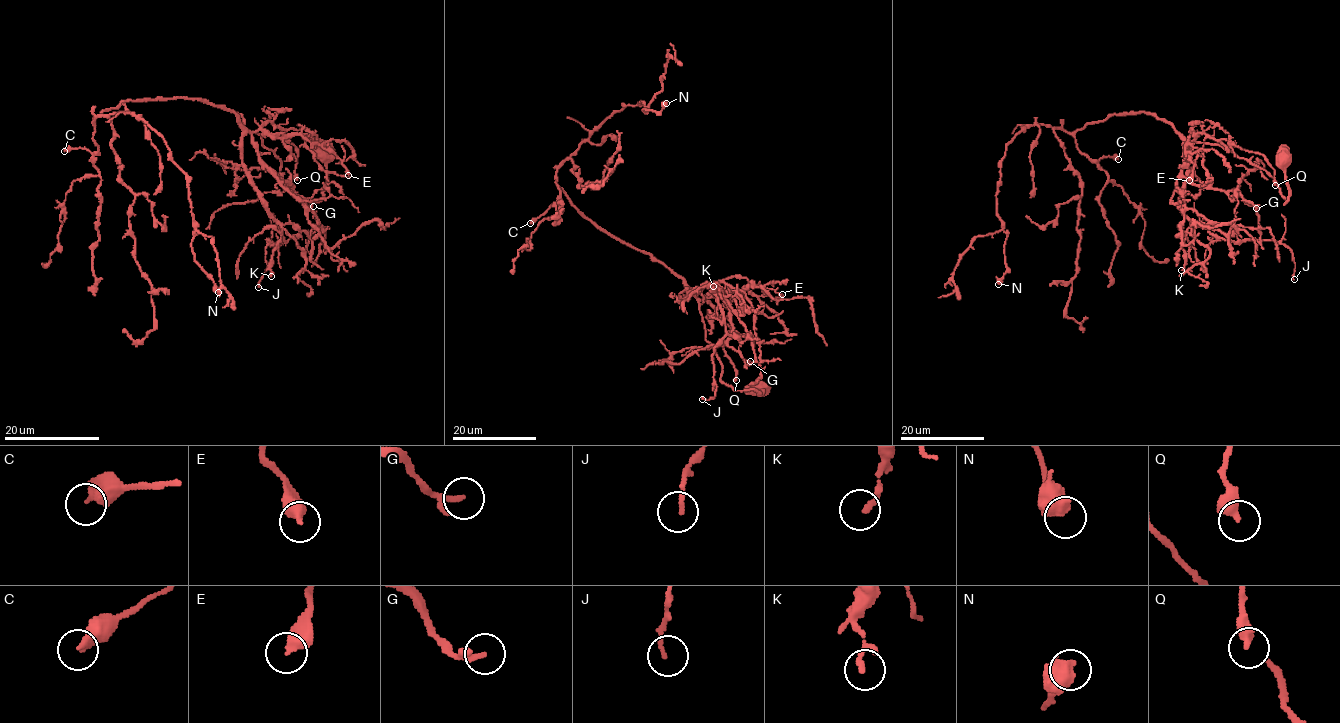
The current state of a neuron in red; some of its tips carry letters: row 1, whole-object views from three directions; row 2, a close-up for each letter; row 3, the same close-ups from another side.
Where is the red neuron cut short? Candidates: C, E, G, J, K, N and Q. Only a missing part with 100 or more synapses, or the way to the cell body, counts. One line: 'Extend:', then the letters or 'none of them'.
Extend: none of them

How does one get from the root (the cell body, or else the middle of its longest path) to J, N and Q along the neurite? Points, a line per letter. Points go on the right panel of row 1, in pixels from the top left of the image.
J: (1283, 159), (1284, 204), (1264, 170), (1218, 145), (1188, 141), (1179, 206), (1225, 239), (1284, 244), (1294, 279)
N: (1283, 159), (1284, 204), (1264, 170), (1189, 143), (1151, 113), (1071, 133), (1029, 125), (1001, 159), (998, 284)
Q: (1283, 159), (1284, 204), (1264, 170), (1195, 136), (1202, 132), (1258, 152), (1274, 170), (1275, 185)

